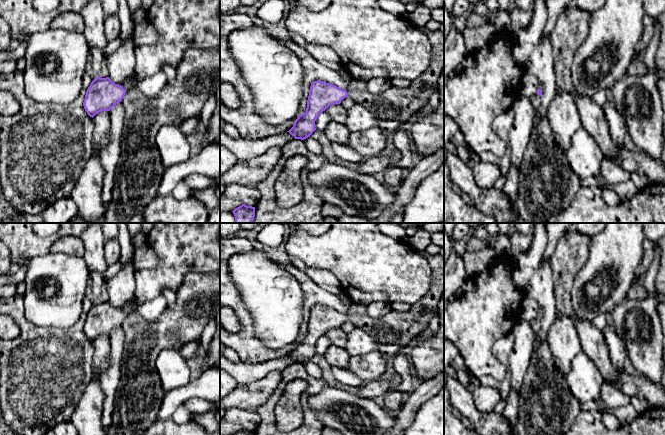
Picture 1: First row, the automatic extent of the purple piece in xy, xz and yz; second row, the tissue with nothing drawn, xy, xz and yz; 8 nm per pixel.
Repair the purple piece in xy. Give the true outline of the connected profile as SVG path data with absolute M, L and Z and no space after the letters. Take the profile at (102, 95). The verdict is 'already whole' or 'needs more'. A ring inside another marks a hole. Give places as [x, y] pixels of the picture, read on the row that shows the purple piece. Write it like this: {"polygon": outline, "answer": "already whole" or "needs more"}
{"polygon": "M135 74L133 79L128 79L122 86L112 82L109 77L98 76L86 91L83 102L85 111L92 118L101 111L110 111L122 101L125 93L137 87L138 83L139 80Z", "answer": "needs more"}

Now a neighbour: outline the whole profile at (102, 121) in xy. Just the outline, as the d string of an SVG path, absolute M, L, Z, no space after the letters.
M101 111L93 117L94 131L93 131L93 144L99 145L101 141L107 136L110 127L111 119L109 111Z

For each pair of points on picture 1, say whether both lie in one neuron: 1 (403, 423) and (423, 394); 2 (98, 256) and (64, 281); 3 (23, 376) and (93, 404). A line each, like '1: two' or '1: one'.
1: one
2: two
3: two

